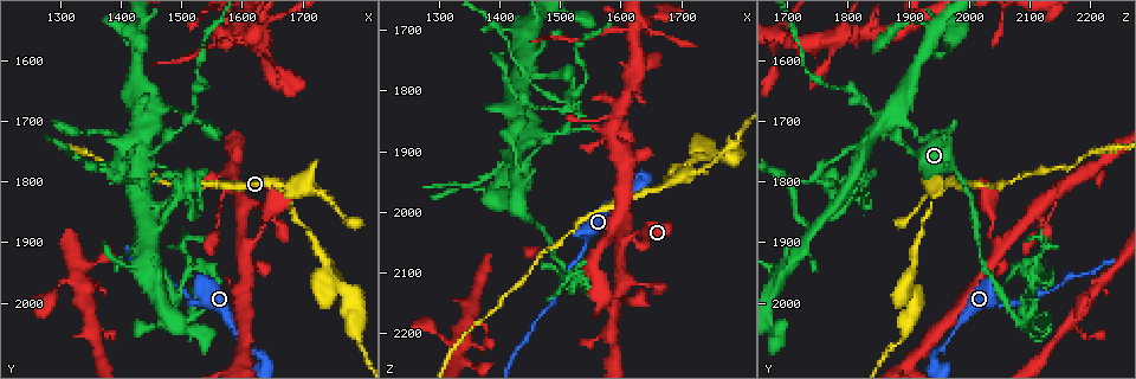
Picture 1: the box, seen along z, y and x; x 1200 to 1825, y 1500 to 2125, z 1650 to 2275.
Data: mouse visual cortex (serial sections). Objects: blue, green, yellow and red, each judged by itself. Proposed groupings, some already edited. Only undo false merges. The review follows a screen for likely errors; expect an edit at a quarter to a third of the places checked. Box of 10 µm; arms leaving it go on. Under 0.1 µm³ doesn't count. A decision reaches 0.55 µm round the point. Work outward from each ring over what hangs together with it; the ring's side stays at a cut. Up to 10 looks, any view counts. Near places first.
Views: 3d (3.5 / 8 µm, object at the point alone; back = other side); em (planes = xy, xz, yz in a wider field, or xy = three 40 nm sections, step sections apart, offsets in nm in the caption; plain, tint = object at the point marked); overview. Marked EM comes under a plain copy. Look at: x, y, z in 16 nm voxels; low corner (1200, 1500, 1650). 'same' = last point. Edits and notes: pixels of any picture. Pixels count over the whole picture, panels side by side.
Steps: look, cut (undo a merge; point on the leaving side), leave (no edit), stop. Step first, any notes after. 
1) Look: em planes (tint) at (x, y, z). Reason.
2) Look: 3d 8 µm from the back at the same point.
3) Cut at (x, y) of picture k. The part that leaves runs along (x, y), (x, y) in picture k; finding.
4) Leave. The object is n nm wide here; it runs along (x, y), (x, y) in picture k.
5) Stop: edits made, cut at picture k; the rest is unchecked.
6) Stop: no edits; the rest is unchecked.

Look: em planes (tint) at (1510, 2030, 2090). Sharp bend.

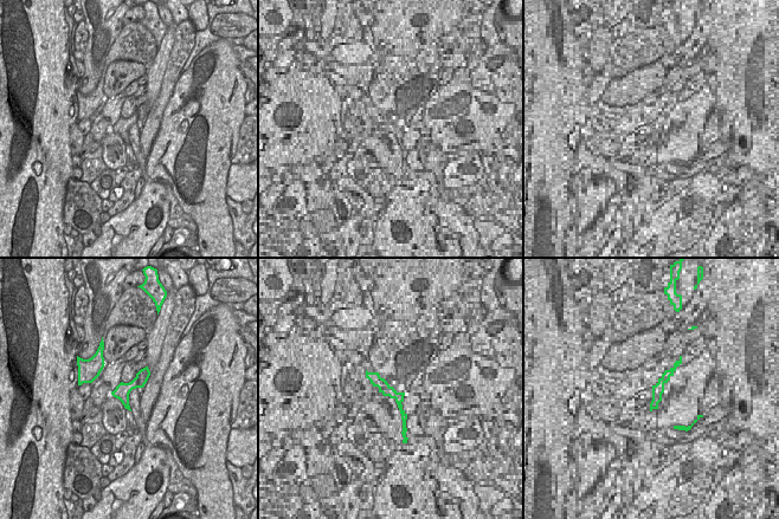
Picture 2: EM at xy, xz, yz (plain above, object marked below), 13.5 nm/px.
Look: 3d 3.5 µm at the same point.

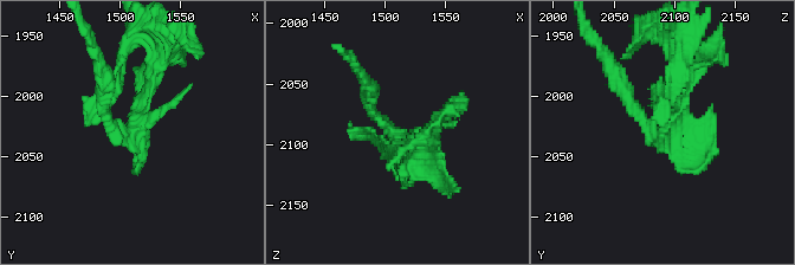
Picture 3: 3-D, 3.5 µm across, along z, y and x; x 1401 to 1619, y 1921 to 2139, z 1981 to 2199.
Cut at (680, 105) of picture 3. The part that leaves runs along (648, 128), (682, 110), (679, 63) in picture 3; two cells meet here.

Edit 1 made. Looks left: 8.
Look: 3d 3.5 µm at (1625, 2085, 1940). Abrupt turn.

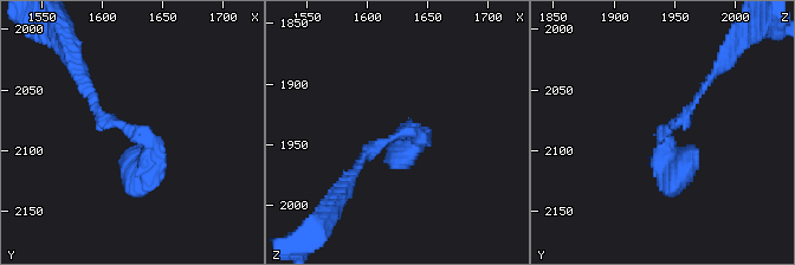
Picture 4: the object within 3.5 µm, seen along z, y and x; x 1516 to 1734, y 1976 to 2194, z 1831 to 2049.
Look: em xy step 2 (tint) at (1626, 2086, 1942).

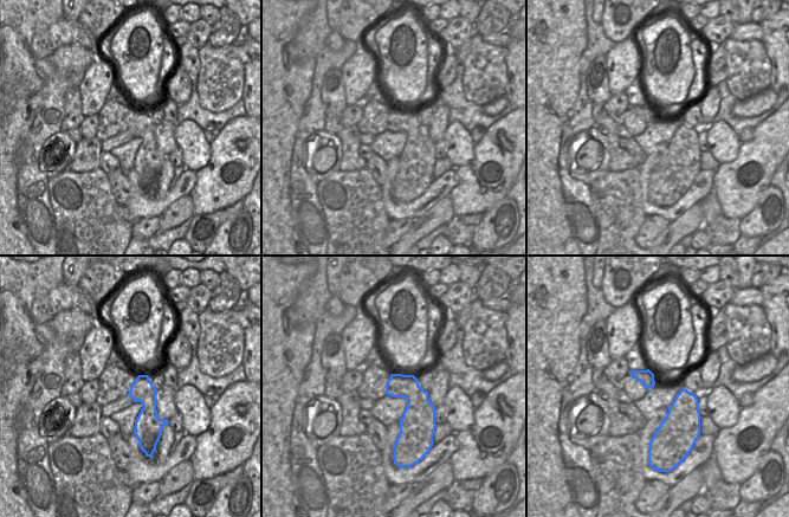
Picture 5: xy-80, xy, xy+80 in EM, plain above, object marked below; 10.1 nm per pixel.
Cut at (420, 147) of picture 4. The part that leaves runs along (679, 120), (660, 137), (691, 160) in picture 4; a second cell is stuck on.

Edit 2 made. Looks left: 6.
Look: em xy step 2 (tint) at (1685, 1815, 1950). Calibre changes.

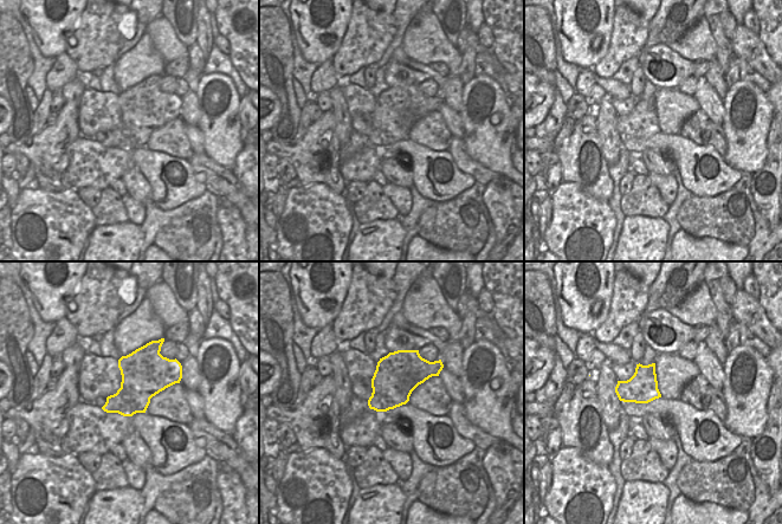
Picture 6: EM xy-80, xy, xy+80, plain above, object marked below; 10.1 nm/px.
Look: 3d 3.5 µm at the same point. Wider look.

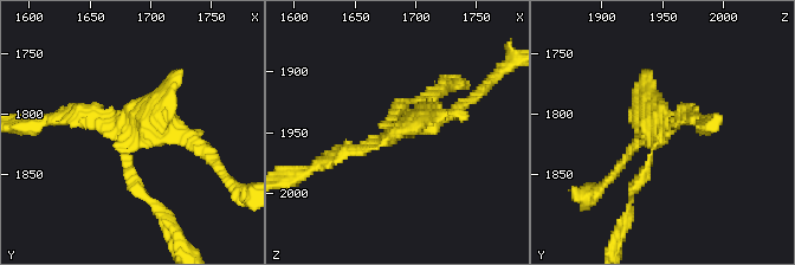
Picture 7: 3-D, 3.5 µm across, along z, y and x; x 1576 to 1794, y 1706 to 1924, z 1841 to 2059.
Cut at (137, 187) of picture 7. A second cell is stuck on.

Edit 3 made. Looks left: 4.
Look: overview.

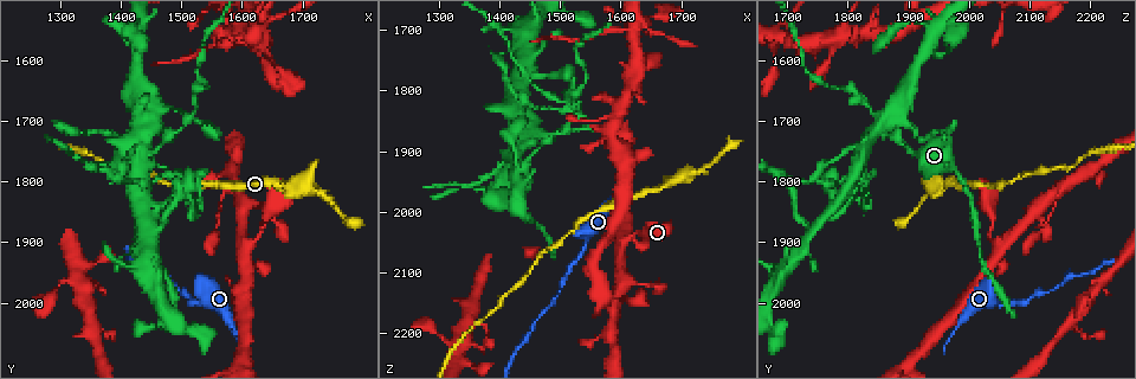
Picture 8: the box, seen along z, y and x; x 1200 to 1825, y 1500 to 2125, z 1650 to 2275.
Look: 3d 3.5 µm from the back at (1615, 1910, 2050). Arms part here.

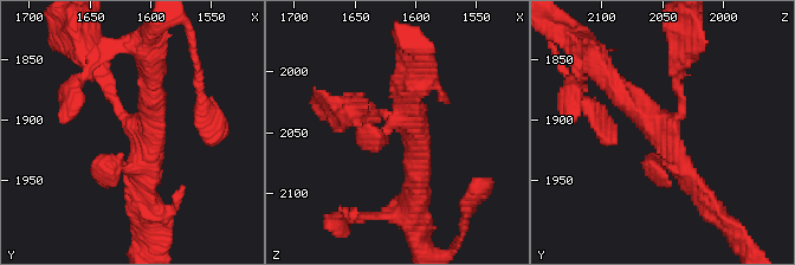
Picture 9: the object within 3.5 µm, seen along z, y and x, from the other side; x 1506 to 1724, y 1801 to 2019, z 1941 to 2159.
Look: em xy step 5 (tint) at (1610, 1904, 2046). Need the tissue.

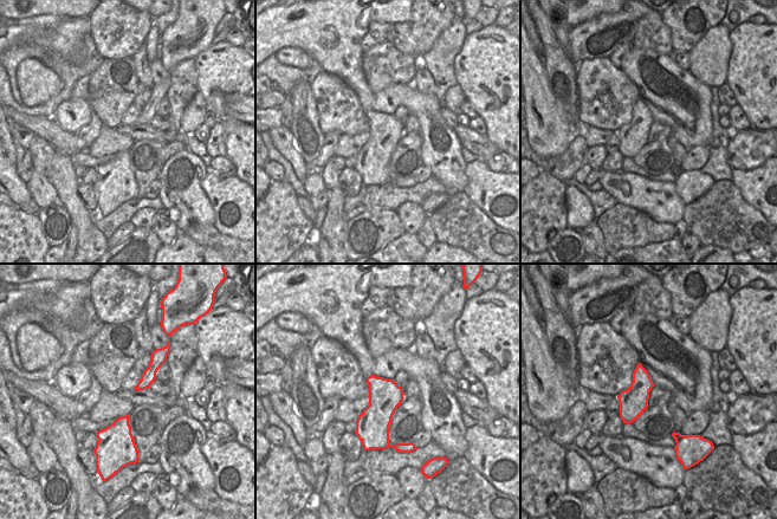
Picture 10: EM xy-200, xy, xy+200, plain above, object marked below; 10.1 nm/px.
Leave. It runs along (363, 118), (411, 134), (418, 185) in picture 9; one cell here.

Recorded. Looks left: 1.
Look: 3d 3.5 µm at (1540, 1645, 1780). Thin neck.

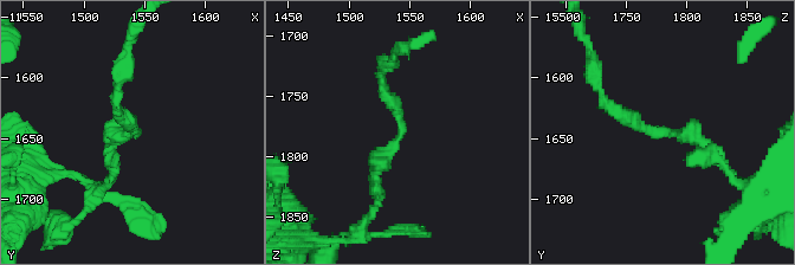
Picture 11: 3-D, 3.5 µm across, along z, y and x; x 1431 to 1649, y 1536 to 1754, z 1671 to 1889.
Leave. One cell here.

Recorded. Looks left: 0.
Stop: edits made, cut at picture 3, cut at picture 4, cut at picture 7; the rest is unchecked.

